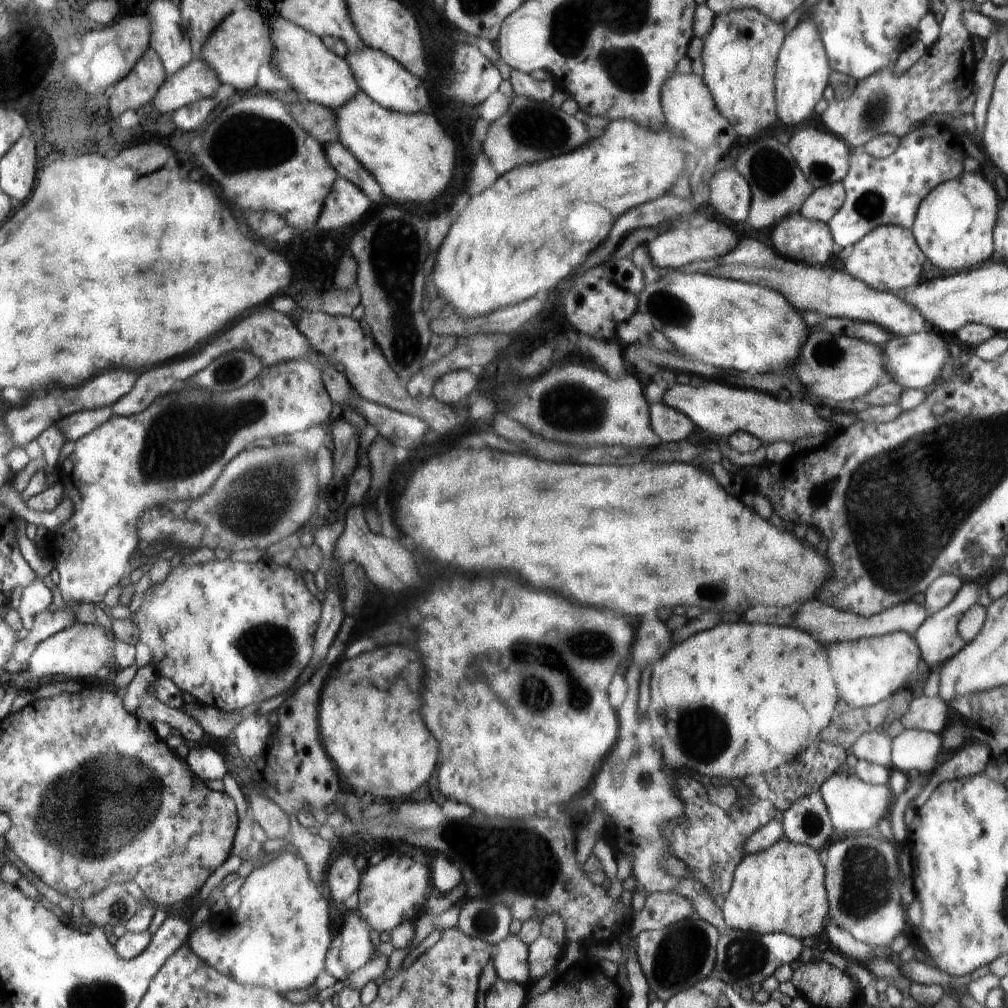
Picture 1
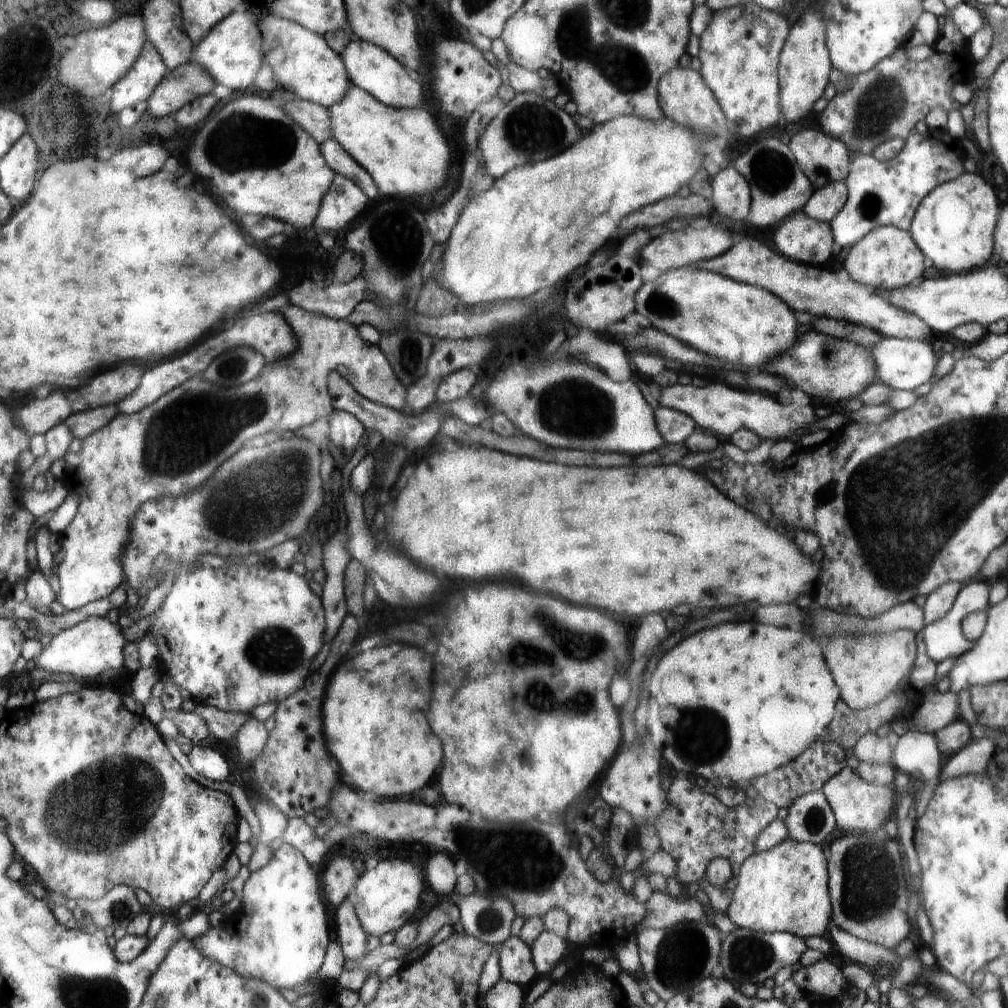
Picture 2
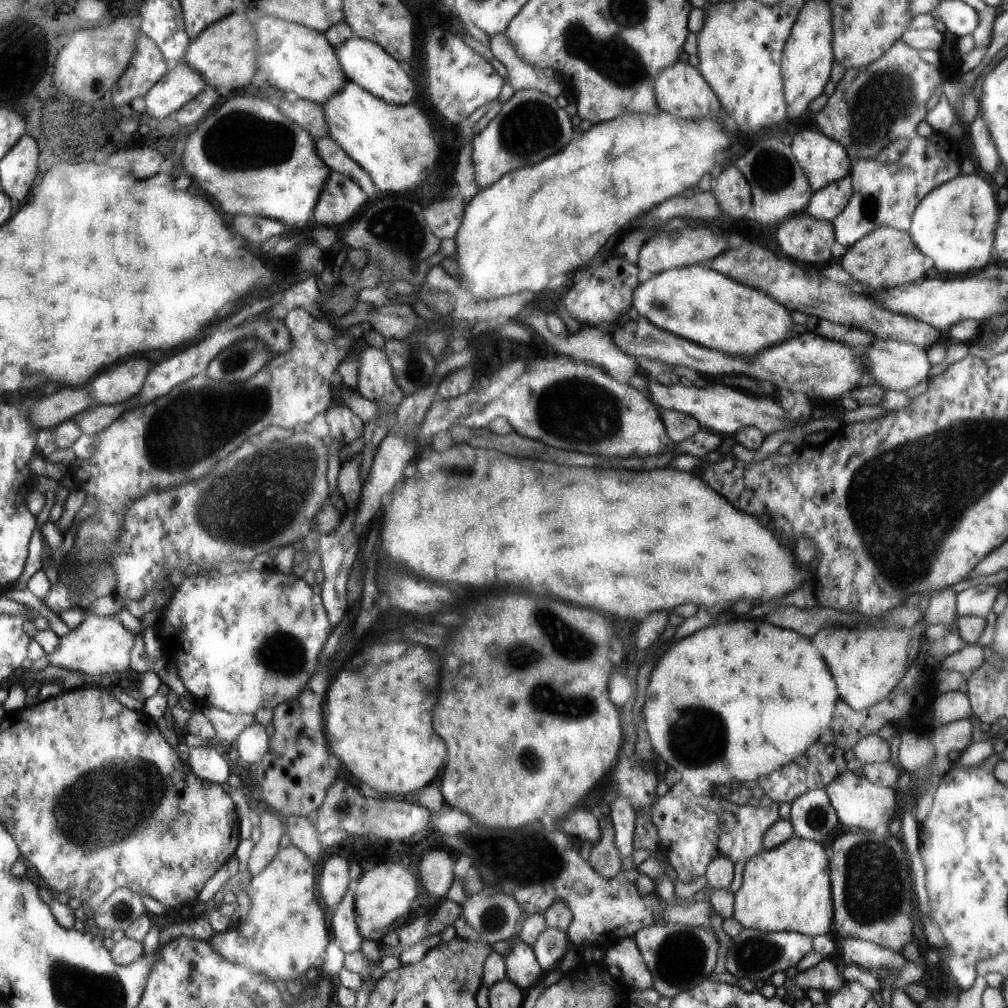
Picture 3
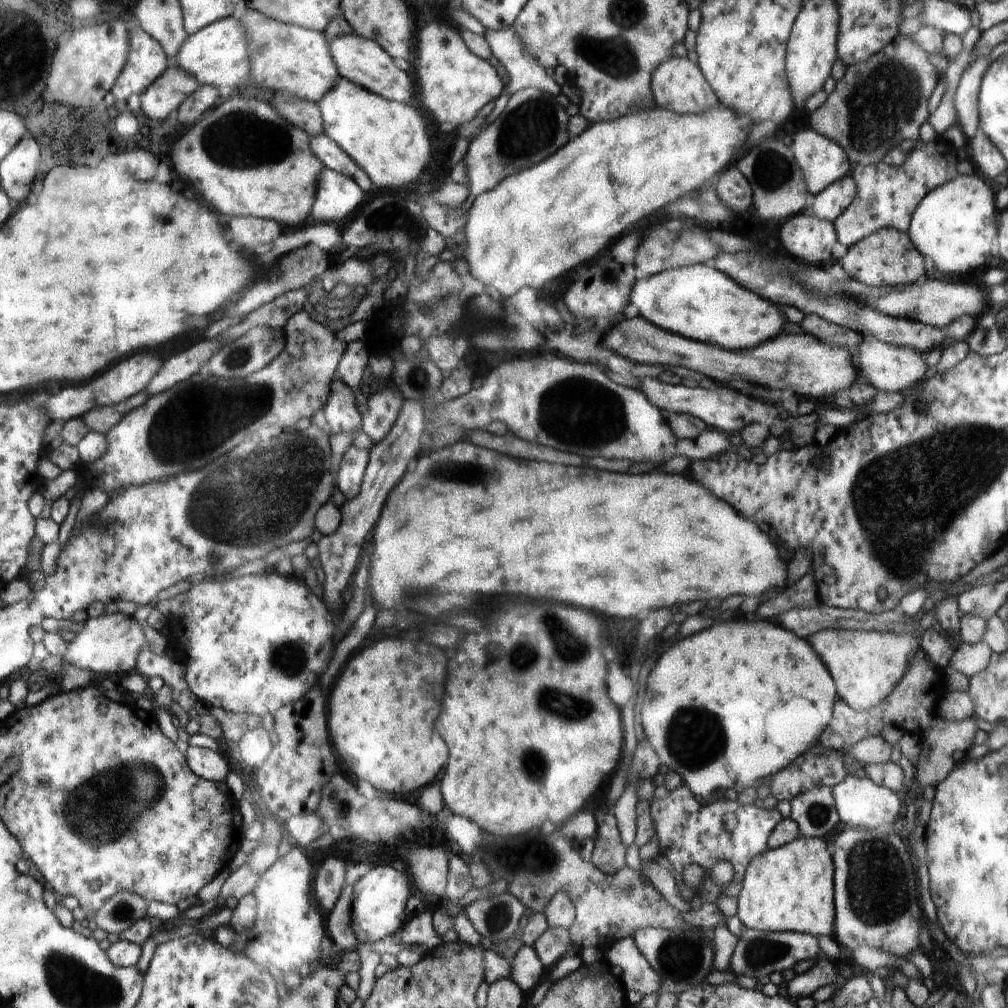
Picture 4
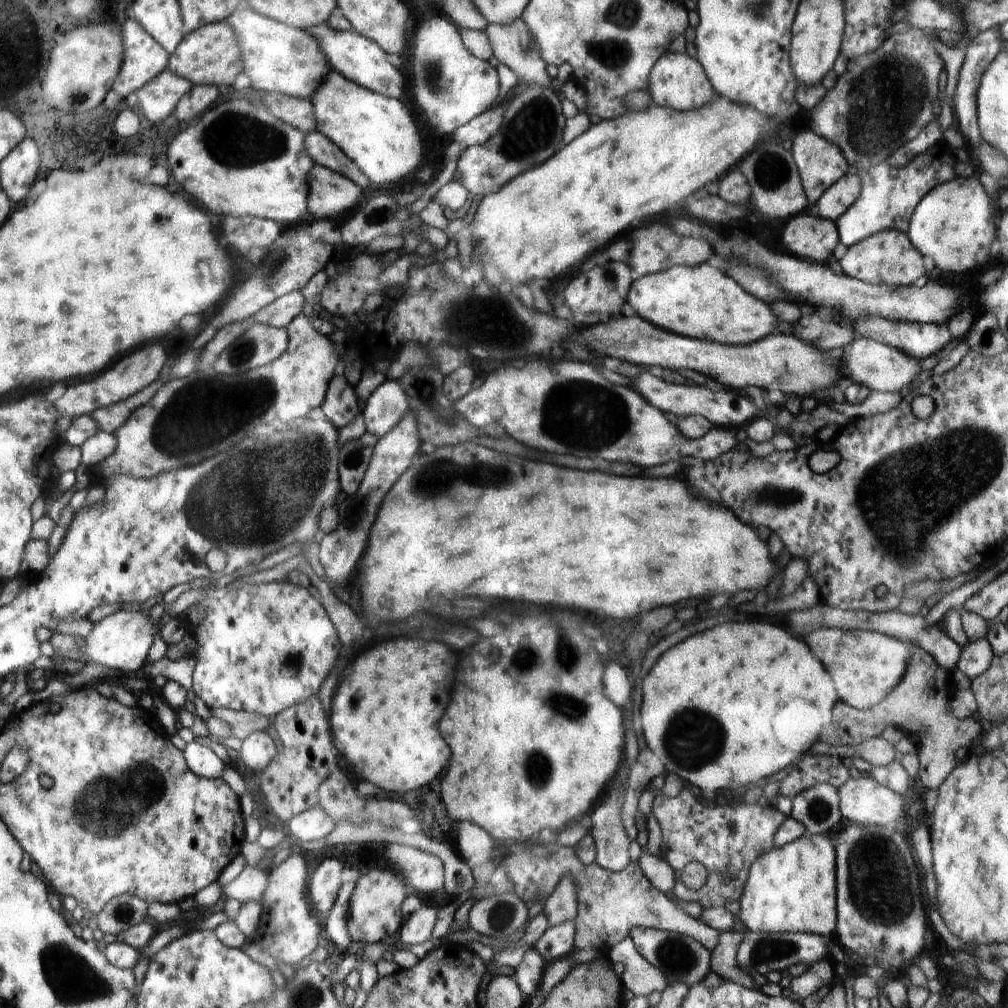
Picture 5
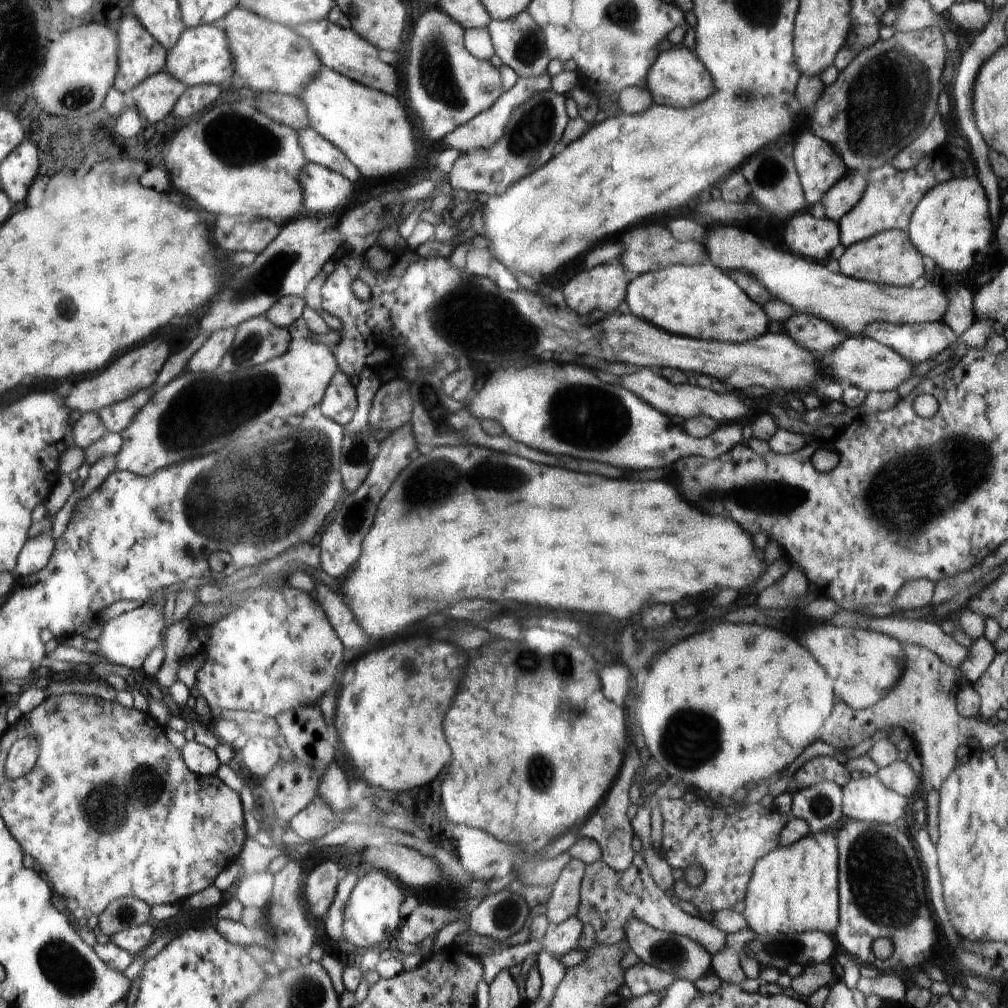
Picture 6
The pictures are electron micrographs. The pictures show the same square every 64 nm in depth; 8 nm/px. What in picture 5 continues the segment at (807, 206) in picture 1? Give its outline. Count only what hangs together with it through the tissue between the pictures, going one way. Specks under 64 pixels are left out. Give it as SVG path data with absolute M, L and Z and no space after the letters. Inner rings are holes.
M856 171L843 176L817 200L819 215L824 219L838 220L857 202L862 192Z

